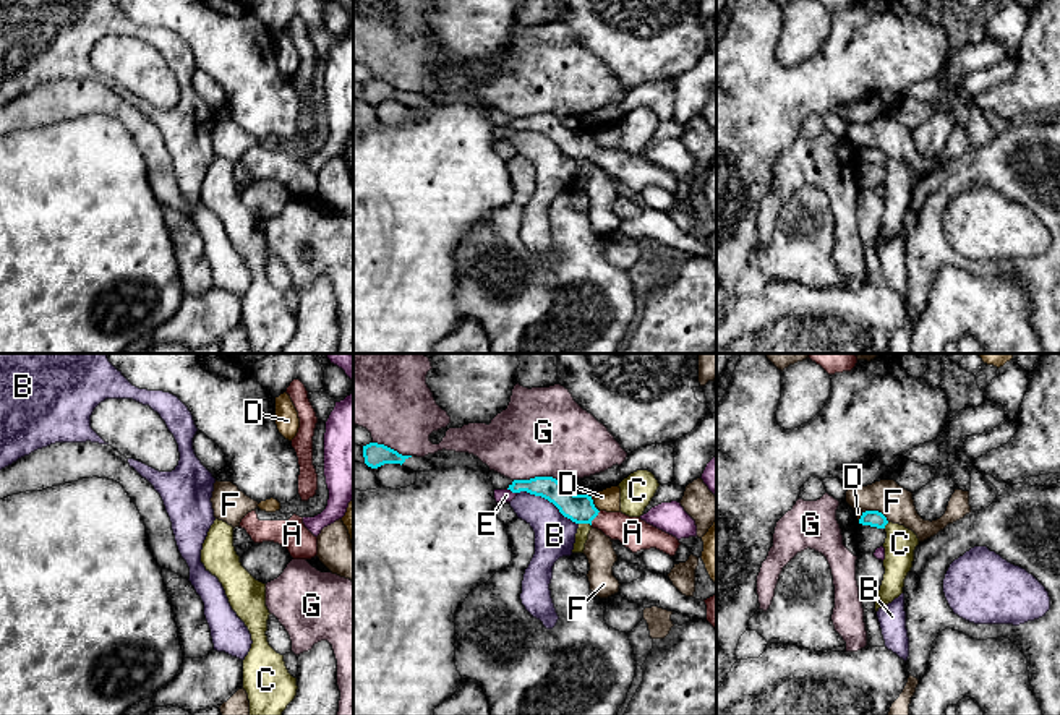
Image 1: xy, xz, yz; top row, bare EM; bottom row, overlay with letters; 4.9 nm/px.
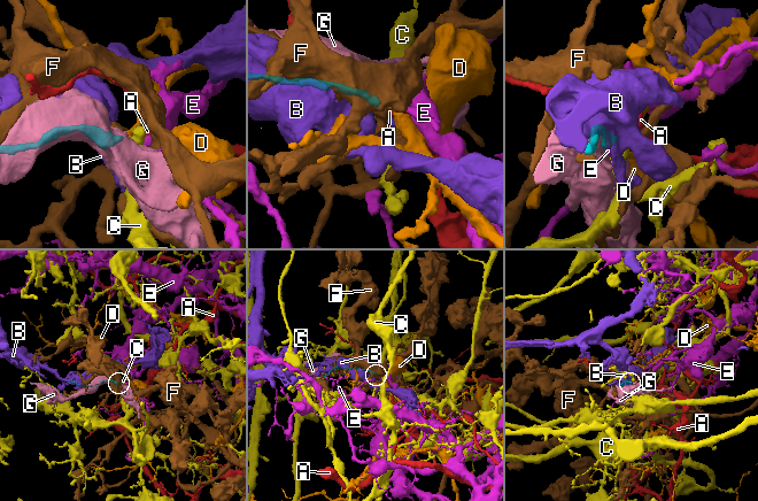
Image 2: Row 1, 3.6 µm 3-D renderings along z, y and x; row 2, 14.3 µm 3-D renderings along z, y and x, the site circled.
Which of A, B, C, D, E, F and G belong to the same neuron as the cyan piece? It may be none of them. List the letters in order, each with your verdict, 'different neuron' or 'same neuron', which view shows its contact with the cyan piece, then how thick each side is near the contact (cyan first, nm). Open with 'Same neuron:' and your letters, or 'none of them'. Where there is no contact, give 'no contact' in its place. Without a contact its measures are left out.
Same neuron: A
A: same neuron; meets cyan in xz; 140 nm thick on the cyan side, 160 nm on the other
B: different neuron; meets cyan in xz; 140 nm thick on the cyan side, 200 nm on the other
C: different neuron; meets cyan in xz; 140 nm thick on the cyan side, 60 nm on the other
D: different neuron; meets cyan in xz; 140 nm thick on the cyan side, 120 nm on the other
E: different neuron; meets cyan in xz; 120 nm thick on the cyan side, 70 nm on the other
F: different neuron; meets cyan in yz; 80 nm thick on the cyan side, 170 nm on the other
G: different neuron; meets cyan in xz; 130 nm thick on the cyan side, 440 nm on the other

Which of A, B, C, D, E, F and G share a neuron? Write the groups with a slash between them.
A / B / C / D / E / F / G

